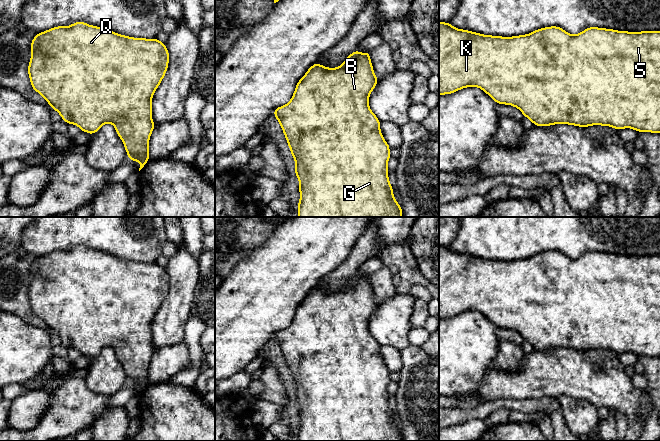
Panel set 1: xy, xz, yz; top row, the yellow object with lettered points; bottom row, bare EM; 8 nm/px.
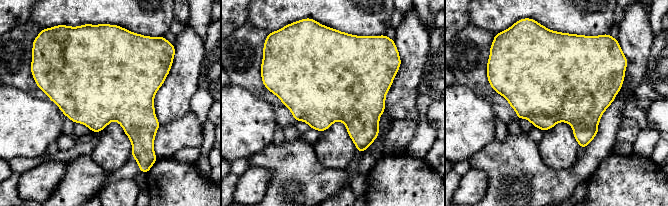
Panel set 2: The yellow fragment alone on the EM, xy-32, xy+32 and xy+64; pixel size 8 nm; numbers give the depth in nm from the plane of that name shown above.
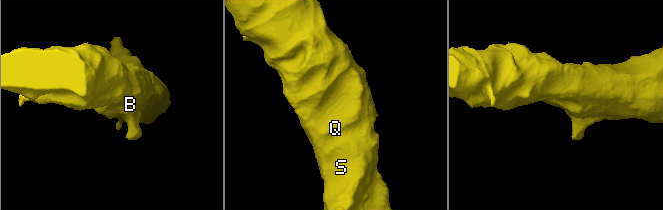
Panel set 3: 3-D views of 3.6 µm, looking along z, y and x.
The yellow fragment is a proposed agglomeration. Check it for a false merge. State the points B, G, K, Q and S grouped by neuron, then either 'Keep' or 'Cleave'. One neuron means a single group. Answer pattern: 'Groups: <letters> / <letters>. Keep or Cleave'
Groups: B G K Q S. Keep

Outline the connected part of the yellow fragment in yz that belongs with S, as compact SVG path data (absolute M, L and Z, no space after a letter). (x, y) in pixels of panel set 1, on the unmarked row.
M439 246L439 319L451 318L465 311L479 311L497 328L518 332L536 350L569 348L579 351L610 350L617 354L632 352L637 356L660 357L660 255L627 256L589 251L571 259L557 250L537 253L527 259L501 261L457 253L449 246Z

